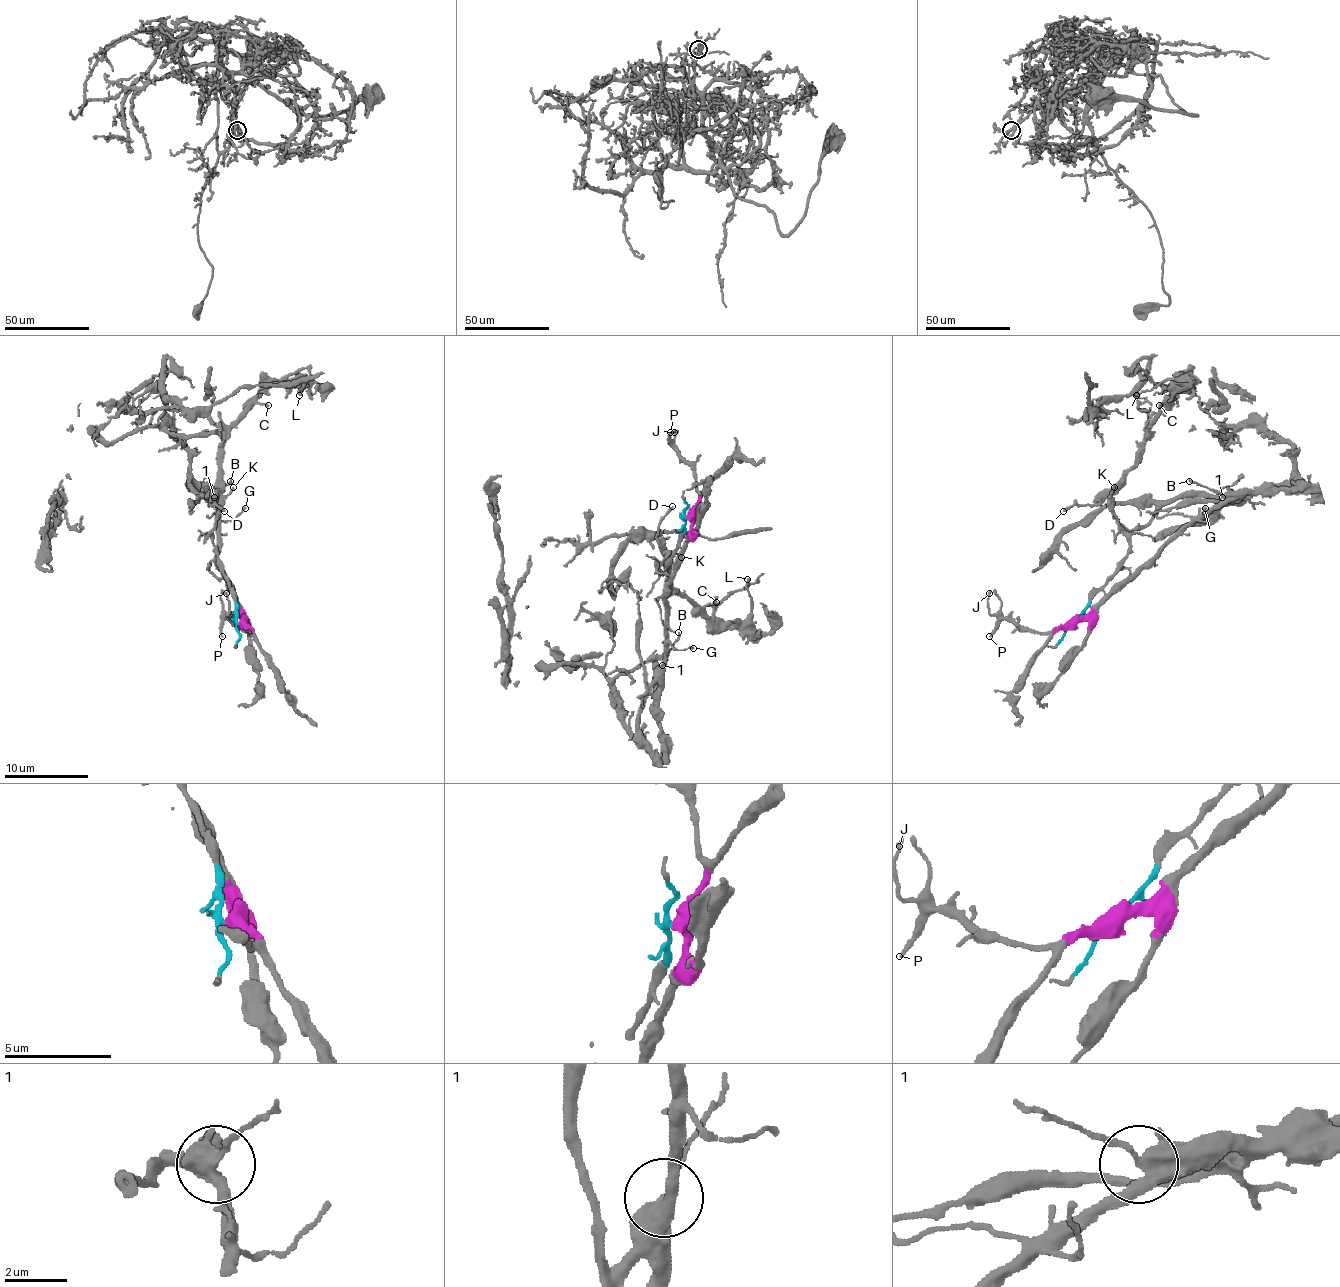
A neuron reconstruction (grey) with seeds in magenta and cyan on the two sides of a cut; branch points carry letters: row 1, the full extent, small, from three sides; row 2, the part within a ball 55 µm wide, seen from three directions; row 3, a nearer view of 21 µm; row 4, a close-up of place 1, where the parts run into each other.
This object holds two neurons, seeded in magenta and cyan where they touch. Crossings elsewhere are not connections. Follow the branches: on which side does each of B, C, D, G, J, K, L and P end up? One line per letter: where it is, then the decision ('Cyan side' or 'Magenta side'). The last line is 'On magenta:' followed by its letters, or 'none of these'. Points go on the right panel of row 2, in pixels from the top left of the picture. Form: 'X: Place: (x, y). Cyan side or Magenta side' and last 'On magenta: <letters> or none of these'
B: Place: (1189, 481). Magenta side
C: Place: (1159, 405). Cyan side
D: Place: (1063, 511). Cyan side
G: Place: (1205, 508). Magenta side
J: Place: (989, 593). Magenta side
K: Place: (1114, 487). Cyan side
L: Place: (1136, 395). Cyan side
P: Place: (989, 636). Magenta side
On magenta: B, G, J, P

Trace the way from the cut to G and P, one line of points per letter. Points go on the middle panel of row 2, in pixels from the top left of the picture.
G: (685, 517), (692, 522), (692, 538), (669, 586), (666, 637), (677, 649), (694, 647)
P: (685, 517), (698, 501), (696, 474), (669, 440), (671, 432)

